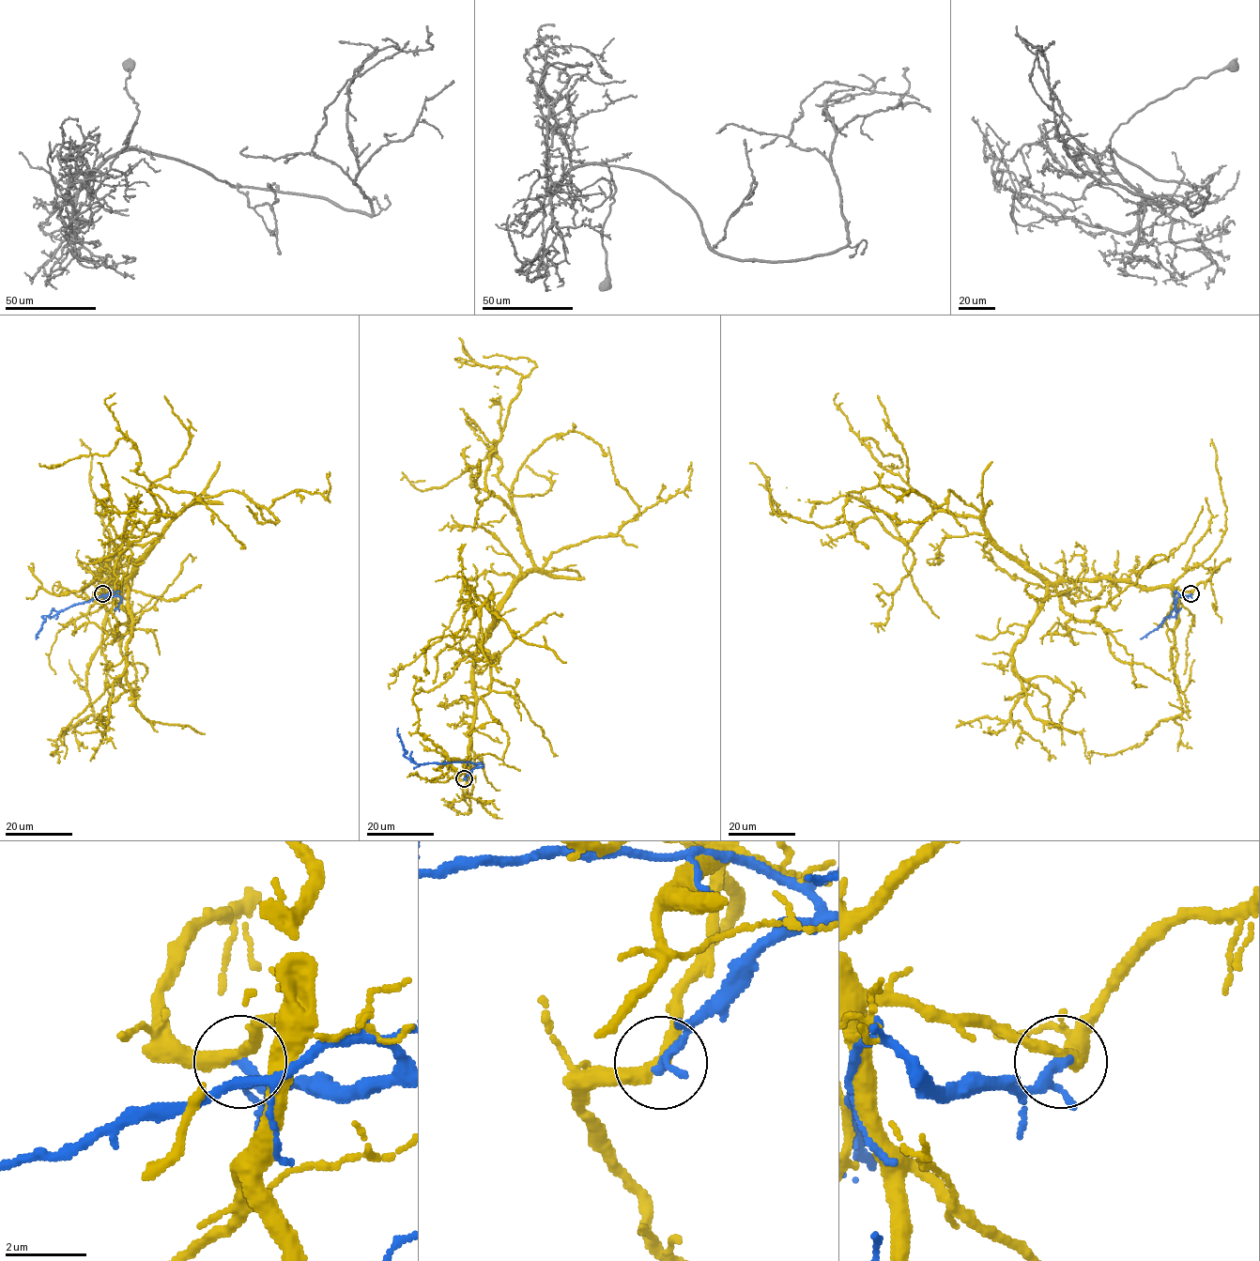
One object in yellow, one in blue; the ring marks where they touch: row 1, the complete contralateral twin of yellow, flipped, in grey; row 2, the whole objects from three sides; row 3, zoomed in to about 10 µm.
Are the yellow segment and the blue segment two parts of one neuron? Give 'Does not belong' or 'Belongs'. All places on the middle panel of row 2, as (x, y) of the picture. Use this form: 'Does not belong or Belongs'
Does not belong

